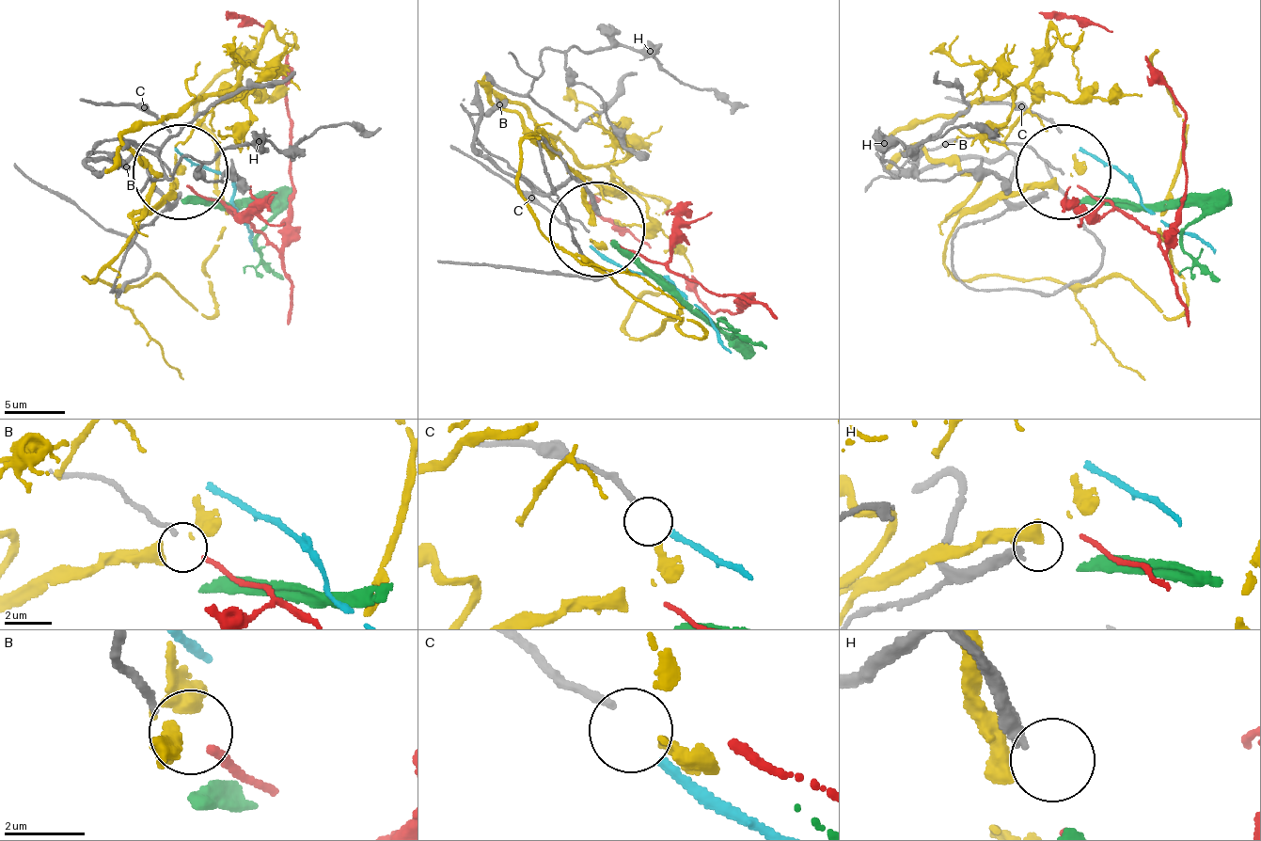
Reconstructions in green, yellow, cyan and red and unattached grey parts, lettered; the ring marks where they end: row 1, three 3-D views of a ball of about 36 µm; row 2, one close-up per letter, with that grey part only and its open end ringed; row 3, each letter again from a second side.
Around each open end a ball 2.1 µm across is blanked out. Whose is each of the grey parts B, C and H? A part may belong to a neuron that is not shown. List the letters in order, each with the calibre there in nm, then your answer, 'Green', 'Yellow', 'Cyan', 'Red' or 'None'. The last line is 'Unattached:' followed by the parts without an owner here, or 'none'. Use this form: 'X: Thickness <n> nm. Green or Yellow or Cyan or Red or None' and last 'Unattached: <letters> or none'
B: Thickness 190 nm. Red
C: Thickness 220 nm. Cyan
H: Thickness 400 nm. None
Unattached: H

